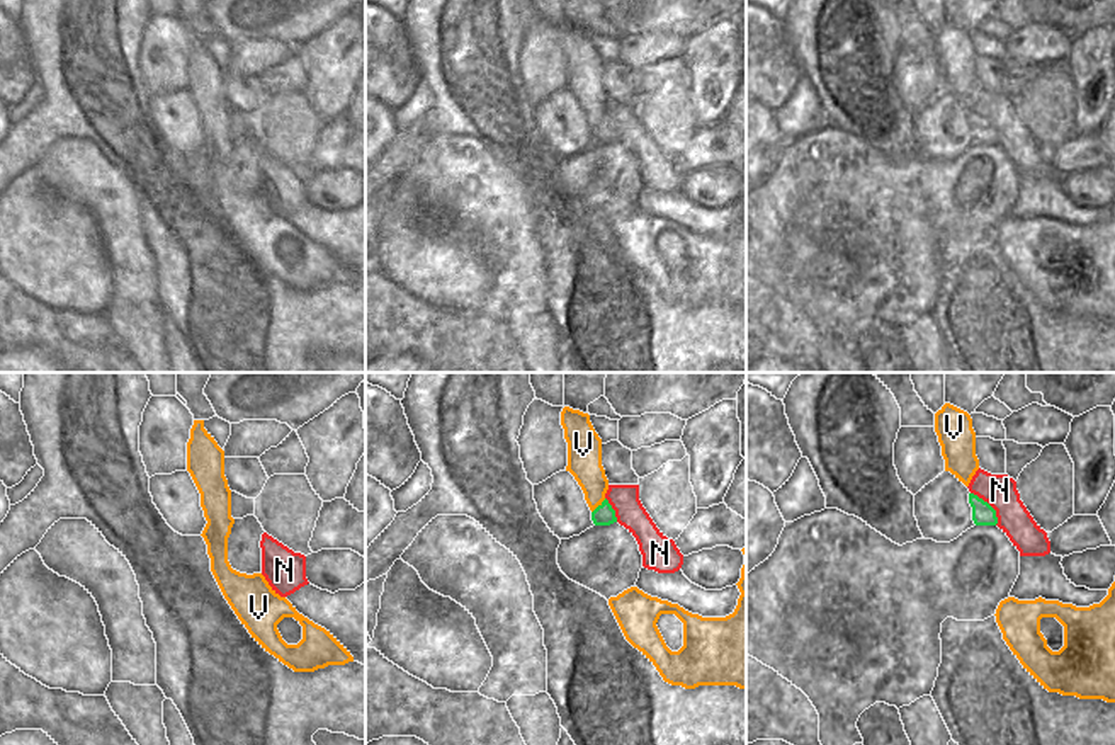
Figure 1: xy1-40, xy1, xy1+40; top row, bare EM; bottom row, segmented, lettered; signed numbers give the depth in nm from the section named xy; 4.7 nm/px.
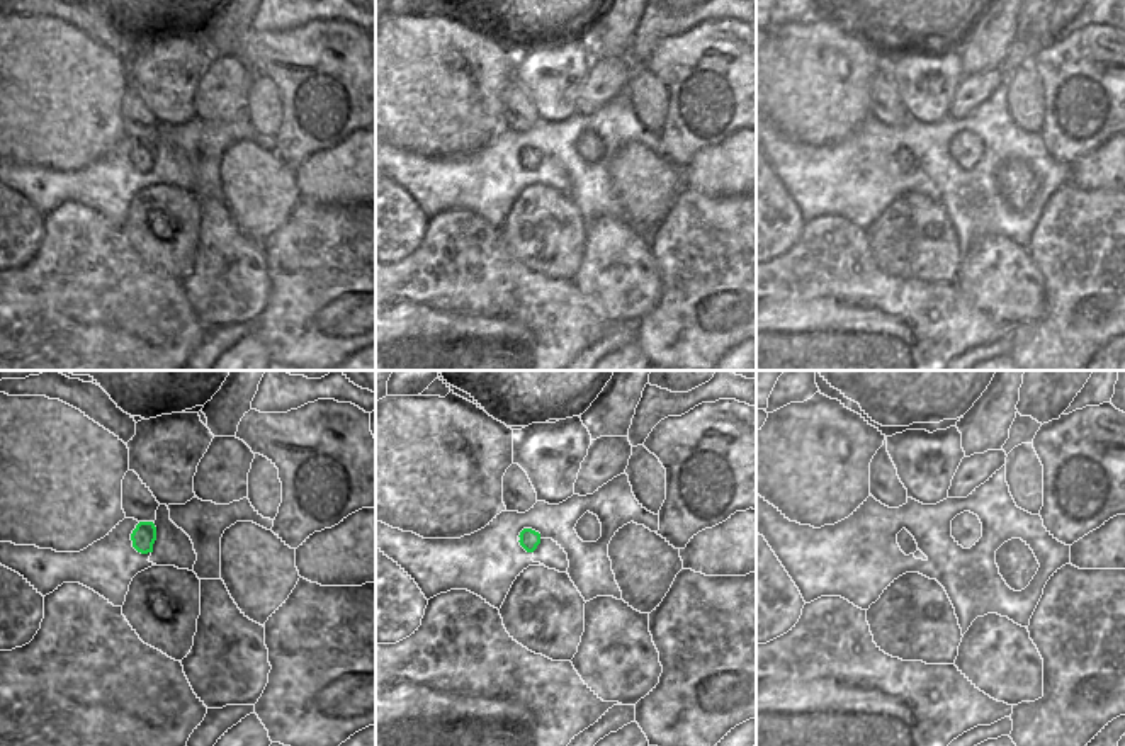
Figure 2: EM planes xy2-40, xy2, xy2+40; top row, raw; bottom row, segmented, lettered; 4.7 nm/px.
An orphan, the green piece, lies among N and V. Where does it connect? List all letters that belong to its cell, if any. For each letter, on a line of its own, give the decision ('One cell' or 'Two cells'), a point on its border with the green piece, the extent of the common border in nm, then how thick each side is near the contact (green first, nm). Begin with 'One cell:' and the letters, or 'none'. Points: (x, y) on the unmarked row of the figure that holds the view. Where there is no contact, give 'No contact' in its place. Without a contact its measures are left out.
One cell: none
N: Two cells. Touches green at xy1+40 (990, 125). Shared border 200 nm. Thickness 110 nm (green) against 160 nm
V: Two cells. Touches green at xy1 (599, 125). Shared border 100 nm. Thickness 100 nm (green) against 160 nm.

